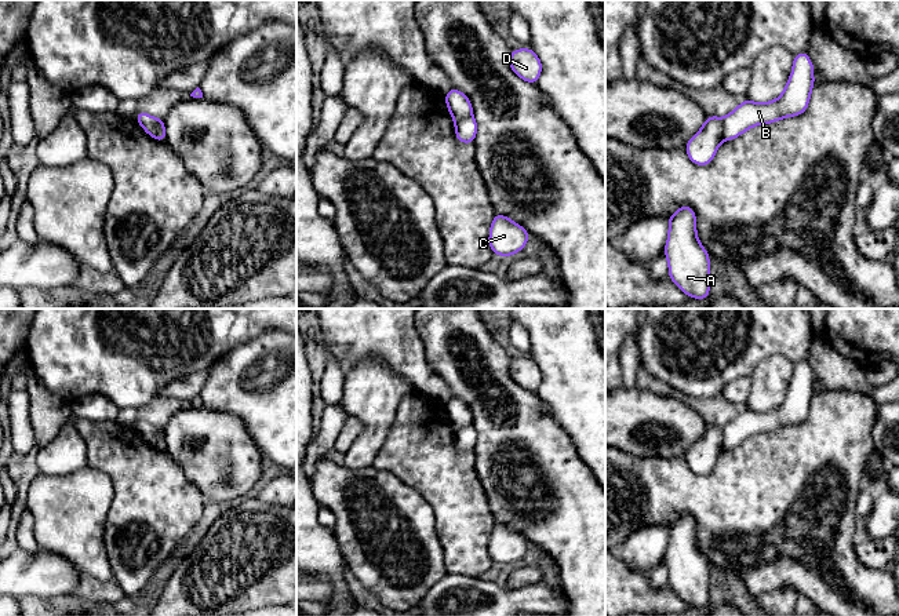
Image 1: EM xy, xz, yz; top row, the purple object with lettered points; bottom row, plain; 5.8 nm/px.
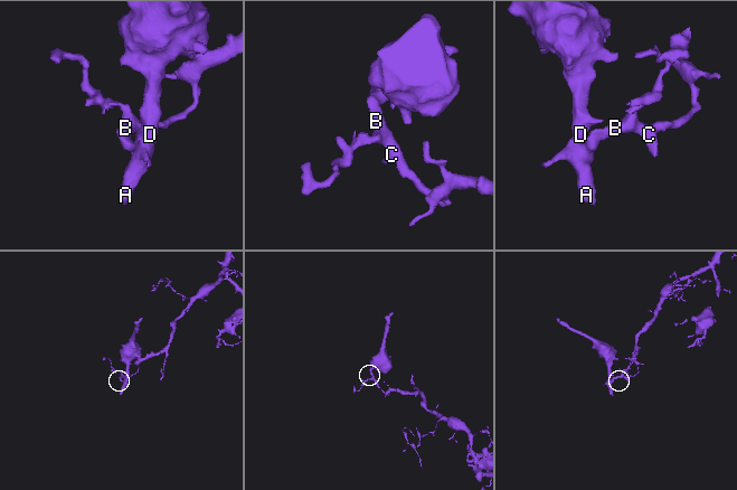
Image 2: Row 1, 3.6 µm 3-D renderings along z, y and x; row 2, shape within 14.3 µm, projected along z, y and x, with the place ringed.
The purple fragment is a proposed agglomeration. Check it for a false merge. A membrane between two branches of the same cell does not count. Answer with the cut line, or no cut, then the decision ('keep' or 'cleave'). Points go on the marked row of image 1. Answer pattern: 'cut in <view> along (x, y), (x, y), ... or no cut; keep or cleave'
cut in yz along (721, 119), (723, 139); cleave

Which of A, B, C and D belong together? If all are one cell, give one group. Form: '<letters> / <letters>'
A D / B C

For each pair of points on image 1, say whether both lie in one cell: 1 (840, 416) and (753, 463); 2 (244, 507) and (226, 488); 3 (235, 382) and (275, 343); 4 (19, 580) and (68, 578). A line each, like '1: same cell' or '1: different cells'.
1: same cell
2: different cells
3: same cell
4: same cell

